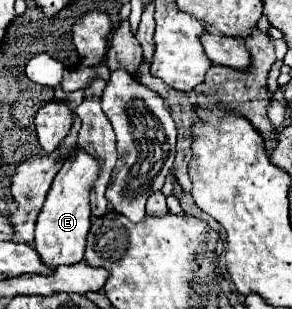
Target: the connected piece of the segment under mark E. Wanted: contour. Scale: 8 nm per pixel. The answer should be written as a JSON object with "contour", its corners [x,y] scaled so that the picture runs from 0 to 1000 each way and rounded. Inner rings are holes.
{"contour":[[[267,479],[260,498],[212,537],[192,563],[178,608],[158,634],[158,654],[123,712],[123,770],[116,809],[137,822],[137,841],[192,867],[205,854],[260,854],[288,835],[295,764],[308,744],[308,608],[342,563],[342,531],[295,485]]]}

